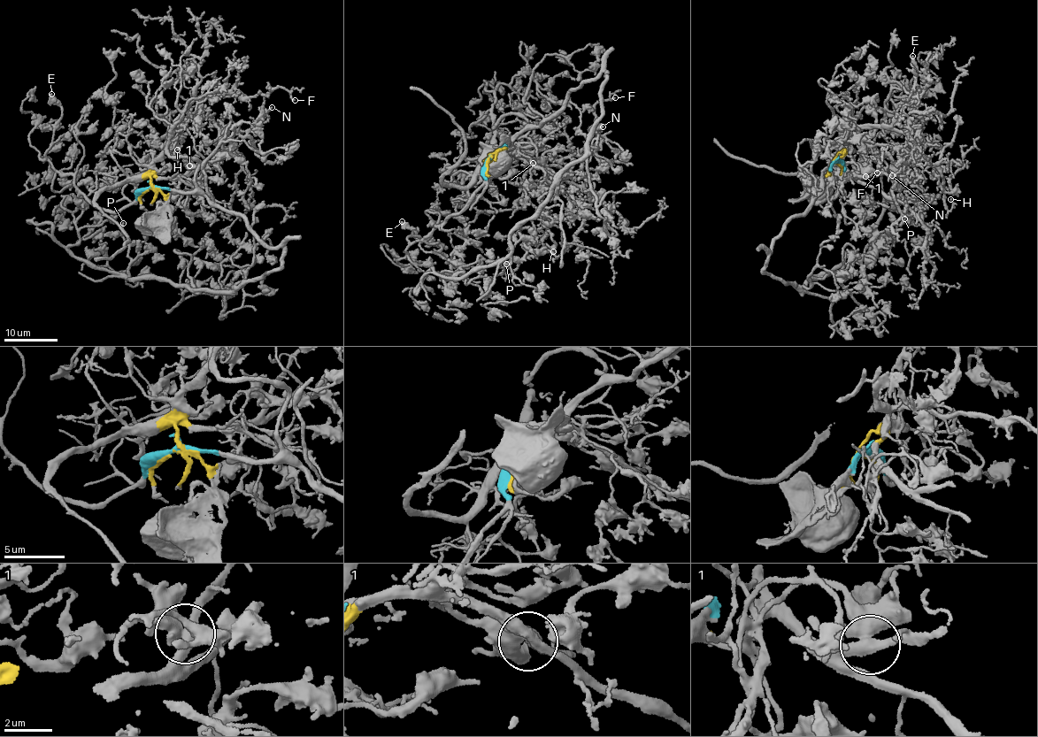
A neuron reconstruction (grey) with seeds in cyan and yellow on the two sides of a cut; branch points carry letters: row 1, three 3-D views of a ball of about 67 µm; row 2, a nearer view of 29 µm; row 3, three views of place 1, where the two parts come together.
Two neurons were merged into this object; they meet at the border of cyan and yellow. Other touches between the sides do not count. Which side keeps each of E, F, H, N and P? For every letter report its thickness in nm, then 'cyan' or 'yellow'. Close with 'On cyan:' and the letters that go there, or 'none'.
E: calibre 380 nm; cyan
F: calibre 190 nm; yellow
H: calibre 110 nm; yellow
N: calibre 120 nm; yellow
P: calibre 190 nm; cyan
On cyan: E, P

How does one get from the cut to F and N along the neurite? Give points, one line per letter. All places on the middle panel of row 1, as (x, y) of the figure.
F: (489, 159), (495, 136), (538, 159), (567, 158), (583, 149), (592, 134), (596, 103), (615, 97)
N: (489, 159), (489, 154), (491, 157), (518, 151), (531, 161), (577, 172), (588, 155), (595, 152), (602, 126)

